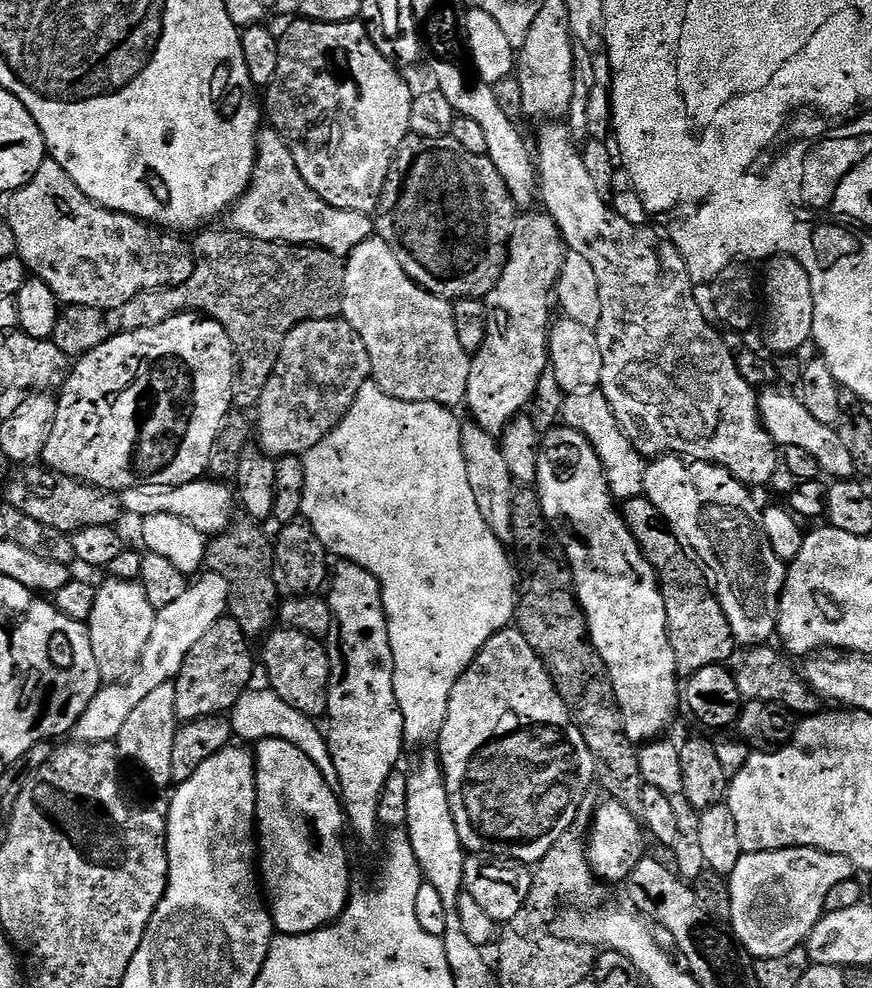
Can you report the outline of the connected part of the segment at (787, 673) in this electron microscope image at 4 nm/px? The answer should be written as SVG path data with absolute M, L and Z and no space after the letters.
M744 646L733 651L730 661L730 671L734 680L734 686L738 686L738 694L741 701L761 700L767 704L780 704L787 712L803 718L811 716L822 708L822 701L803 675L796 672L783 660L785 657L772 649L772 646Z

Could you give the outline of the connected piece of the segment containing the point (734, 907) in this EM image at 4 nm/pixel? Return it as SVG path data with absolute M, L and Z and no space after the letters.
M779 848L773 852L746 852L738 858L731 876L727 877L730 890L730 931L737 944L756 960L782 958L790 950L801 947L825 913L826 894L840 882L853 879L854 869L846 858L826 854L817 848Z

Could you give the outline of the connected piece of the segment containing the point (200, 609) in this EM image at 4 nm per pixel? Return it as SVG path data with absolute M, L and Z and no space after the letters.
M205 571L199 578L193 579L172 605L157 611L154 630L150 630L150 642L146 642L146 650L142 650L140 663L131 675L123 682L112 682L101 687L90 706L86 706L86 714L78 718L74 729L75 739L82 744L106 744L115 741L126 718L130 718L130 713L140 705L142 698L149 696L157 686L175 681L190 650L198 646L198 641L210 631L210 626L225 619L227 610L226 578Z

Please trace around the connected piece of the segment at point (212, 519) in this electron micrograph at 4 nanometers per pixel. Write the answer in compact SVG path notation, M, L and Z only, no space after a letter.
M201 478L190 482L189 484L183 484L177 488L167 488L166 486L142 486L141 488L128 488L120 496L120 507L125 513L128 512L135 518L143 518L150 514L174 514L178 518L182 518L186 522L190 522L190 526L194 526L194 530L198 530L205 536L205 538L211 538L219 536L234 519L234 513L232 513L232 504L234 508L234 492L227 483L217 482L212 478Z

